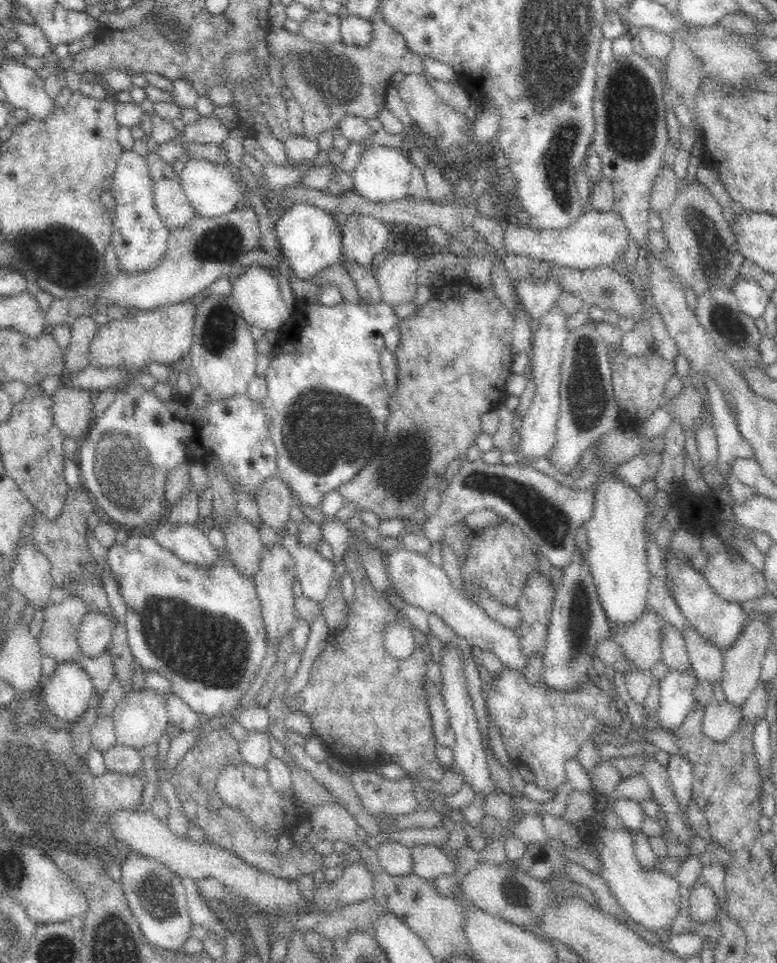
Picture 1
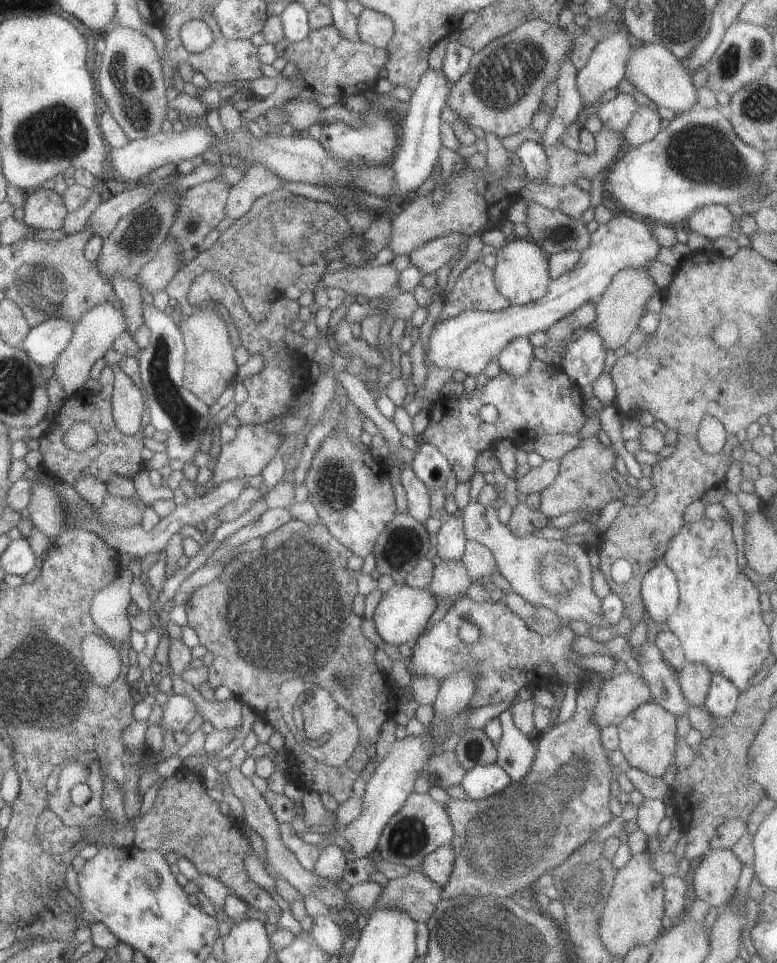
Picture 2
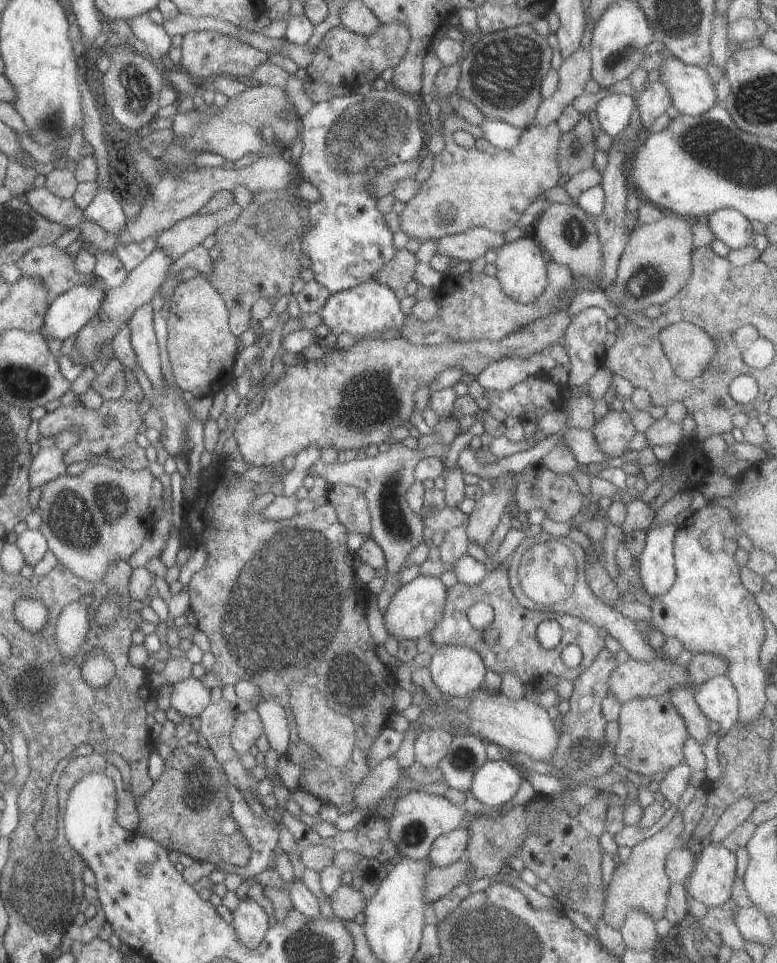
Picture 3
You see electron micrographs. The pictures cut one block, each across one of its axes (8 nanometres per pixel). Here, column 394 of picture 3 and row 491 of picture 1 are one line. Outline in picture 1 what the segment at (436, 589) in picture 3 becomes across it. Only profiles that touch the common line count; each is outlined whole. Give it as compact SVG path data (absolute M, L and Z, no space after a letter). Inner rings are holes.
M596 438L590 444L594 449L593 463L599 466L599 474L594 488L593 510L590 520L585 524L588 536L587 563L589 564L602 609L609 624L626 626L641 617L647 609L649 588L649 568L646 562L647 506L639 490L620 479L620 463L612 465L602 453L603 441Z

